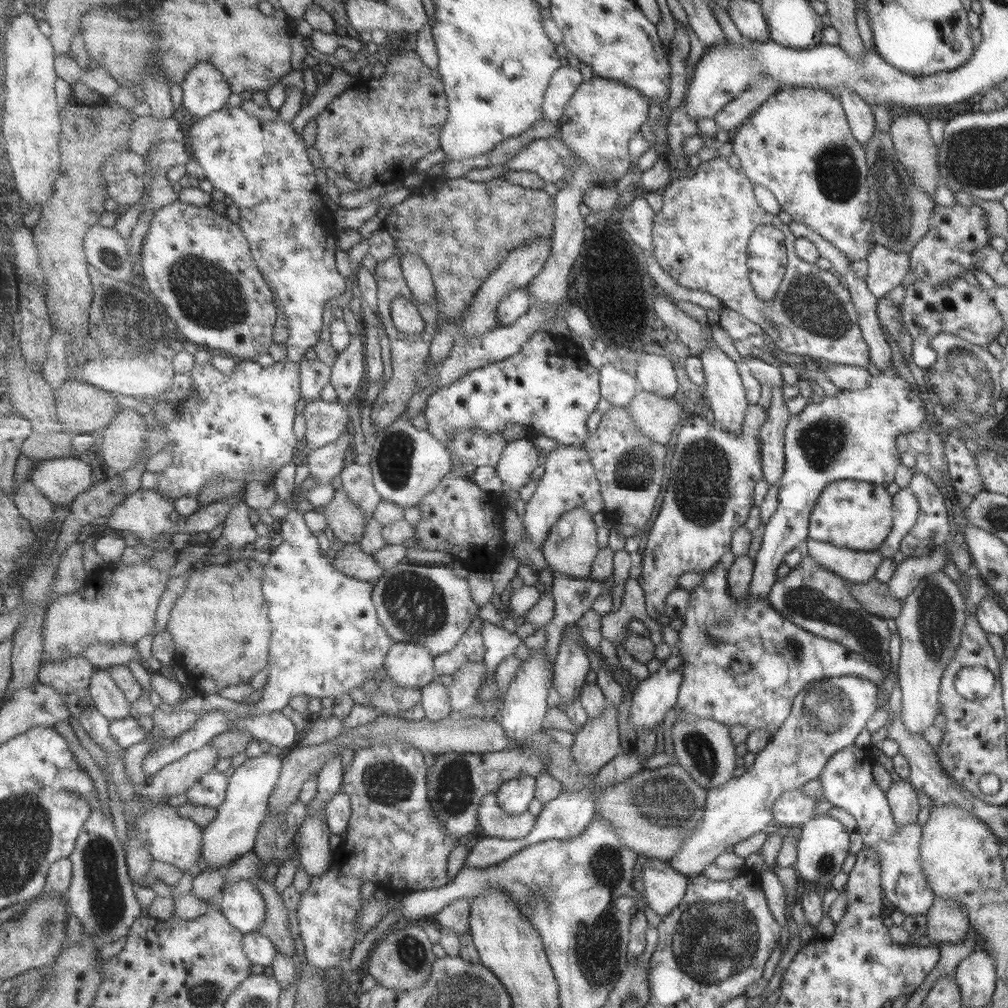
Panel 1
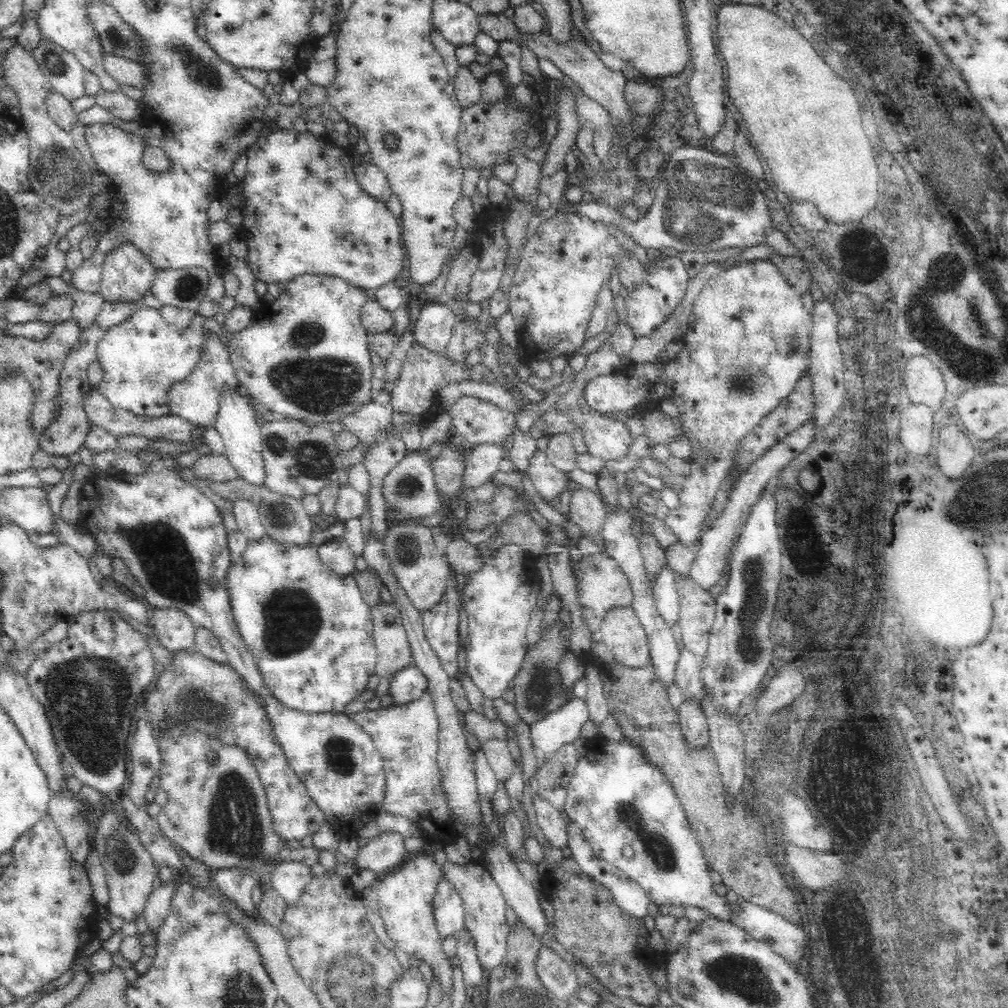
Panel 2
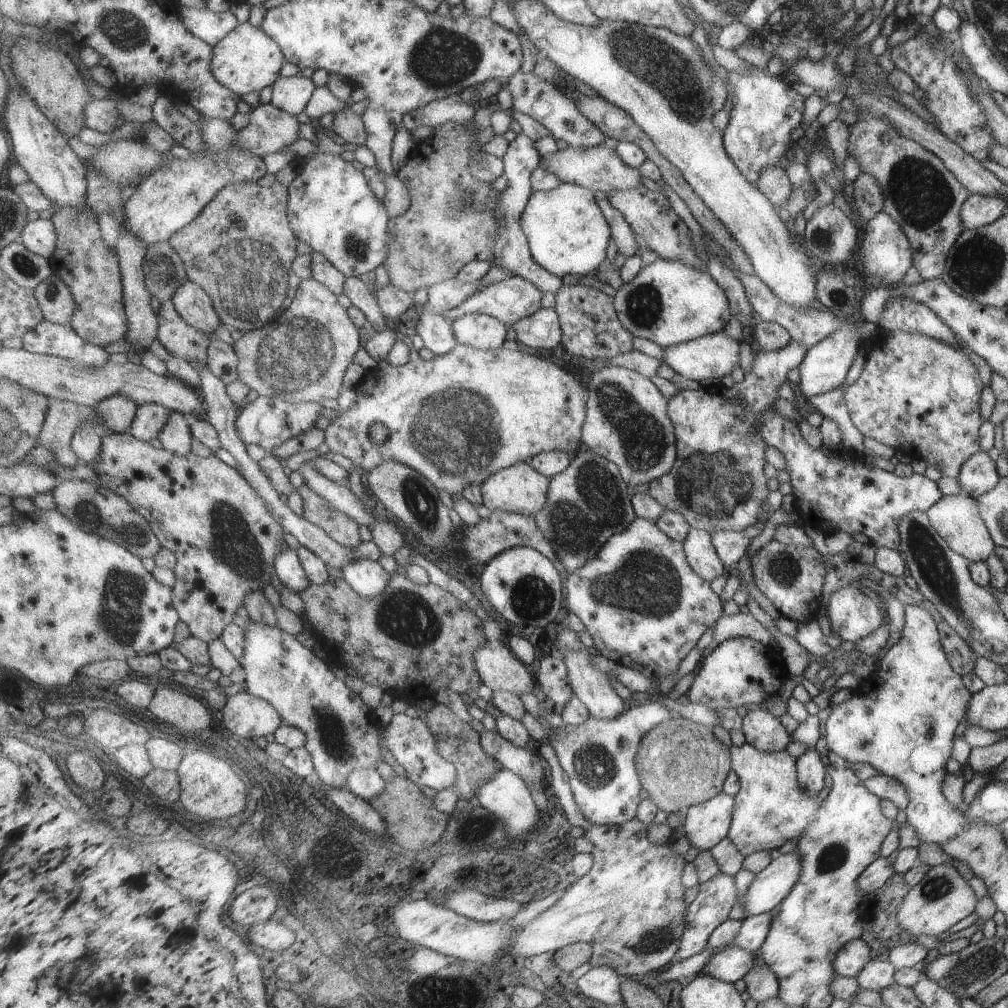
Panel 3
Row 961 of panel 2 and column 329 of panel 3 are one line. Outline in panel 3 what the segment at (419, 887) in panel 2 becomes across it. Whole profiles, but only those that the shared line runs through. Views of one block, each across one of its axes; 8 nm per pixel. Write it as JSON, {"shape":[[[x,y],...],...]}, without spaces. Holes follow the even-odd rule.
{"shape":[[[407,338],[409,346],[412,348],[412,360],[404,366],[395,366],[388,364],[381,370],[367,370],[365,376],[355,387],[357,392],[356,403],[348,410],[337,408],[338,417],[331,420],[326,430],[326,444],[333,453],[338,453],[353,464],[363,469],[365,473],[378,468],[386,459],[394,459],[403,462],[414,470],[421,472],[425,478],[431,480],[438,490],[446,491],[451,496],[462,493],[462,491],[471,484],[480,485],[495,472],[500,469],[510,468],[518,463],[526,462],[529,458],[534,458],[543,452],[562,451],[573,456],[582,449],[582,431],[586,425],[587,419],[587,398],[589,397],[588,388],[581,385],[581,381],[573,378],[569,374],[569,368],[572,369],[571,360],[565,365],[557,363],[551,355],[533,356],[533,354],[523,354],[523,352],[507,350],[507,348],[497,349],[477,349],[470,345],[459,343],[458,346],[444,356],[435,355],[433,359],[427,361],[419,356],[411,345],[411,340]],[[373,424],[384,425],[388,429],[388,439],[383,444],[377,444],[371,438],[371,426]]]}

